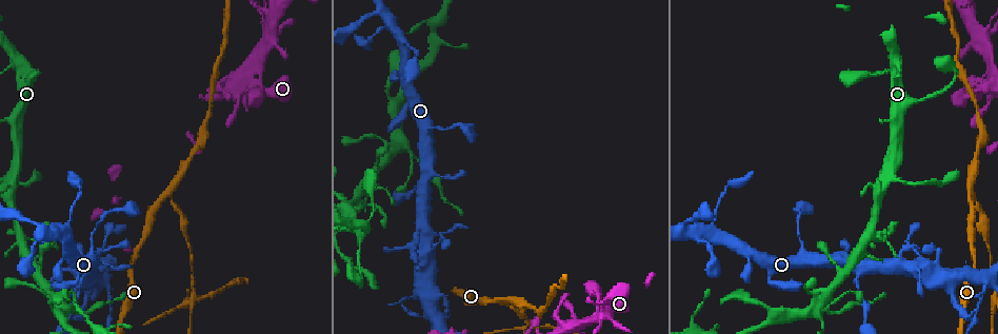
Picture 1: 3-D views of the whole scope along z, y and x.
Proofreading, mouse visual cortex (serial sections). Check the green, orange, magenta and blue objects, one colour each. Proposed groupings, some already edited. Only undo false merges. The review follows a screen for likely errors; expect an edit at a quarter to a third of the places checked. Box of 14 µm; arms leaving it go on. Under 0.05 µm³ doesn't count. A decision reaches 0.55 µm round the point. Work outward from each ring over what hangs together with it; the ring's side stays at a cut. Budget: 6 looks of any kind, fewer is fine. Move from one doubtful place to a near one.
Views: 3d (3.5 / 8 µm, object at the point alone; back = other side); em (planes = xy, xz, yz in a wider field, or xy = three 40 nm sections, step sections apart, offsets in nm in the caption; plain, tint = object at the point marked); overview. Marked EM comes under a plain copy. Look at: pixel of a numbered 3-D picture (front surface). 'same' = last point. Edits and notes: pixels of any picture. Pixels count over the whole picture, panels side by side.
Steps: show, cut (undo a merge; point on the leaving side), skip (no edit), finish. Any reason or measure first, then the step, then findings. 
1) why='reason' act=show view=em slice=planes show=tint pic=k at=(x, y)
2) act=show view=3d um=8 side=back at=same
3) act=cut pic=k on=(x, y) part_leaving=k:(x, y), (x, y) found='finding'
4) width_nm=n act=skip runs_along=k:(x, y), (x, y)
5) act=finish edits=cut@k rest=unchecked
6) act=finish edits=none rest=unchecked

why='abrupt turn' act=show view=3d um=3.5 pic=1 at=(348, 209)

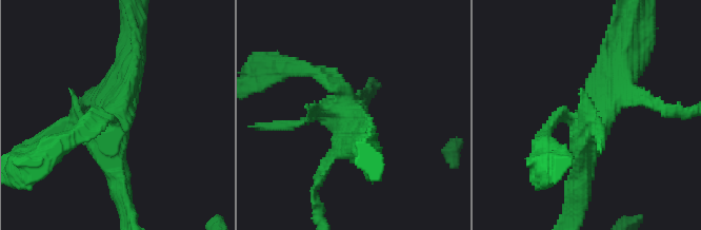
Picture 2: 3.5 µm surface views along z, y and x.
arms=4 arm_widths_nm=150,150,350,450 act=show view=em slice=xy step=1 show=tint pic=2 at=(347, 113)

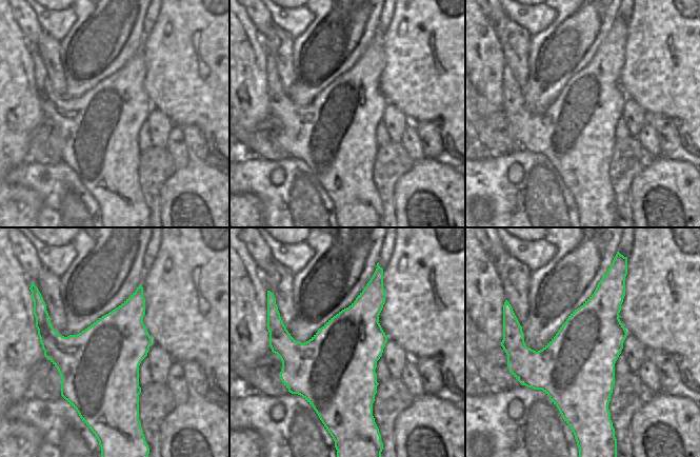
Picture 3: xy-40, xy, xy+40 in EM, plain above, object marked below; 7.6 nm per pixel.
width_nm=600 act=skip runs_along=2:(625, 63), (589, 121), (579, 189) found='all the same cell'

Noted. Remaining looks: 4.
why='arms part here' act=show view=3d um=3.5 pic=1 at=(970, 197)

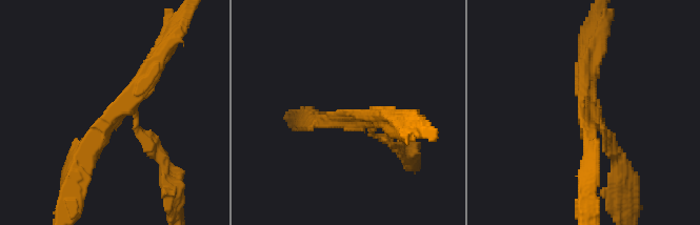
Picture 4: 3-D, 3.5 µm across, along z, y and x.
arms=3 arm_widths_nm=150,200,250 act=show view=em slice=xy step=1 show=tint pic=4 at=(584, 110)

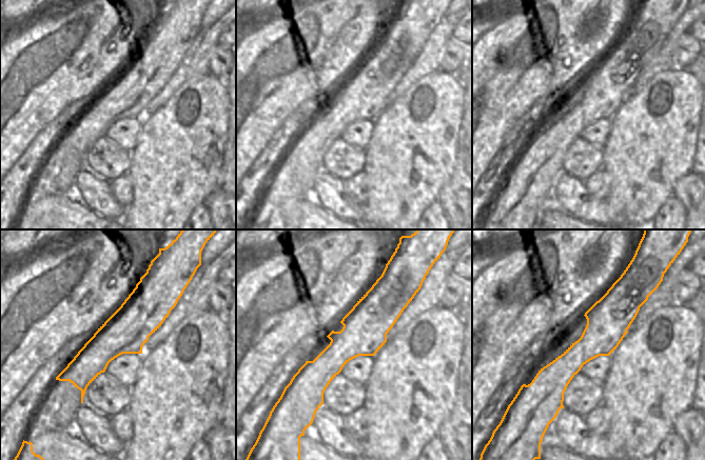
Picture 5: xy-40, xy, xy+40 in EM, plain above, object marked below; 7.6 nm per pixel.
act=cut pic=4 on=(155, 139) found='two cells meet here'

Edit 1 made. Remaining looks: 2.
act=finish edits=cut@4 rest=unchecked

